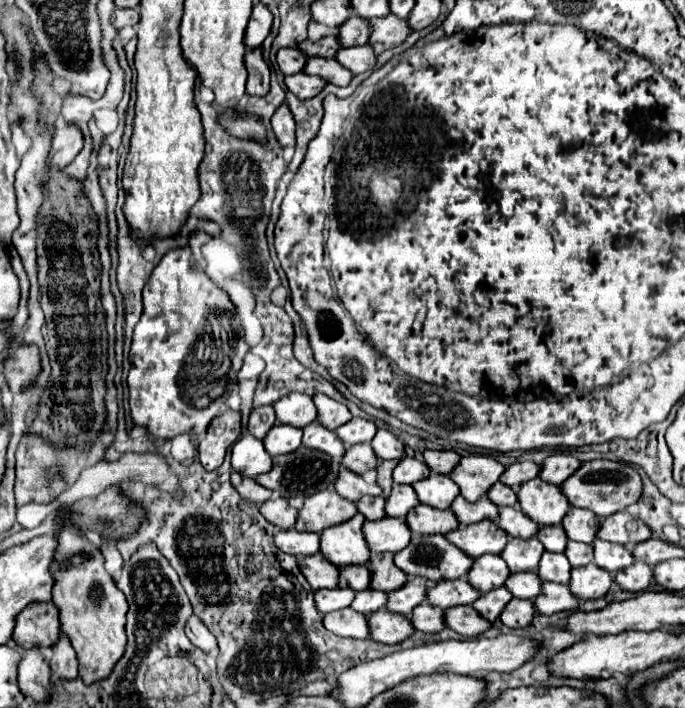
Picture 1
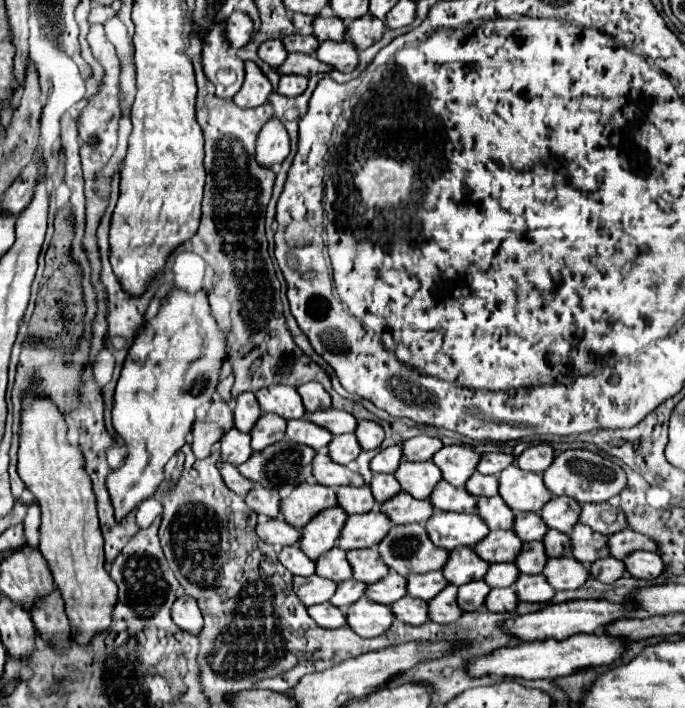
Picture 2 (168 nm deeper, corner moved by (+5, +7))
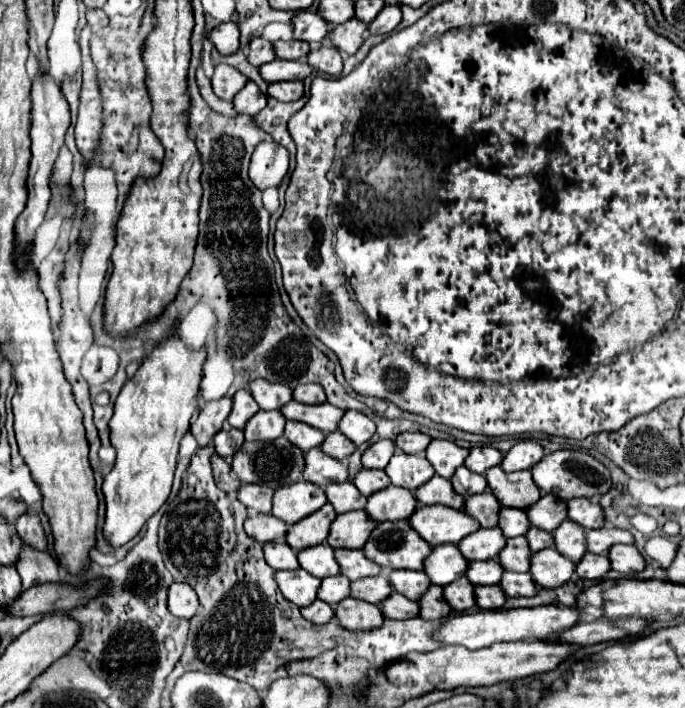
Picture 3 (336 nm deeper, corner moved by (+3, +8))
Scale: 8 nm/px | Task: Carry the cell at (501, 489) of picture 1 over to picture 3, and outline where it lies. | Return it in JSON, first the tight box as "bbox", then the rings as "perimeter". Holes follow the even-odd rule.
{"bbox":[450,466,488,496],"perimeter":[[[462,466],[456,476],[452,476],[450,480],[456,488],[456,492],[460,496],[474,496],[474,494],[482,494],[488,488],[488,482],[482,474],[474,474],[470,472],[466,466]]]}

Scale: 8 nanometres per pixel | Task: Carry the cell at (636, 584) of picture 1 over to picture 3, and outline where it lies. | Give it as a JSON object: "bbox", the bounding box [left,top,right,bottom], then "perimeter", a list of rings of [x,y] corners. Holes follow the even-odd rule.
{"bbox":[576,554,612,580],"perimeter":[[[586,554],[580,564],[576,564],[576,572],[584,580],[602,580],[612,570],[608,556],[602,554]]]}

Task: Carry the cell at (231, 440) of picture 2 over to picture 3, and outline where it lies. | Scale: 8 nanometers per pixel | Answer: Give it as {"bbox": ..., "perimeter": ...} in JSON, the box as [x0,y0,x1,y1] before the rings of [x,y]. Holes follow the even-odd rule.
{"bbox":[214,426,244,460],"perimeter":[[[224,426],[216,436],[214,436],[214,446],[216,446],[216,452],[230,460],[238,450],[240,446],[244,444],[244,434],[242,430],[236,430],[232,426]]]}

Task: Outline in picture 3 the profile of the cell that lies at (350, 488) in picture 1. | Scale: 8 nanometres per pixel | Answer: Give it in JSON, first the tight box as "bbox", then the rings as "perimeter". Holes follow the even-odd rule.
{"bbox":[304,448,350,486],"perimeter":[[[312,448],[304,454],[306,458],[306,468],[304,468],[304,480],[318,484],[318,486],[328,486],[332,482],[346,482],[350,480],[348,466],[340,460],[334,460],[322,452],[322,448]]]}

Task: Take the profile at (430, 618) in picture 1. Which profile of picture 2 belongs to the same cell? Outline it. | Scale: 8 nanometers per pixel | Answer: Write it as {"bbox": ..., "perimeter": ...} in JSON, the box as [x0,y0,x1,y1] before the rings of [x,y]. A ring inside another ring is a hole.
{"bbox":[390,595,428,625],"perimeter":[[[410,595],[398,599],[390,607],[396,613],[396,619],[400,619],[402,623],[422,625],[422,623],[428,621],[428,603],[426,601],[418,601],[418,599],[410,597]]]}

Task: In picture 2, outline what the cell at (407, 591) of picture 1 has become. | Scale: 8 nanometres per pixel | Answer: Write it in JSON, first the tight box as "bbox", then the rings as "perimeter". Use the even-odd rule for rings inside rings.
{"bbox":[364,573,406,605],"perimeter":[[[398,573],[386,575],[382,581],[376,581],[366,587],[364,597],[370,601],[376,601],[380,605],[392,605],[400,597],[406,595],[406,579]]]}

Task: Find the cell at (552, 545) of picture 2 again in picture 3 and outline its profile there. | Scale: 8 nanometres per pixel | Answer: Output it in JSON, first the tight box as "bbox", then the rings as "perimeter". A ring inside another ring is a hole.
{"bbox":[526,526,554,552],"perimeter":[[[536,526],[530,528],[530,532],[528,532],[526,538],[528,538],[528,542],[530,542],[532,552],[540,552],[540,550],[544,550],[544,548],[552,548],[552,546],[554,546],[552,534],[548,534],[548,532],[544,532],[542,528],[536,528]]]}

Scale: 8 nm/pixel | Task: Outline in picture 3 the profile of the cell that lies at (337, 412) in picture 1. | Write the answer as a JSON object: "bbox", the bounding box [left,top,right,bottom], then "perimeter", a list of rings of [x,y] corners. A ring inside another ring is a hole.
{"bbox":[294,384,326,404],"perimeter":[[[304,384],[294,388],[294,400],[304,402],[304,404],[324,404],[326,394],[320,384]]]}

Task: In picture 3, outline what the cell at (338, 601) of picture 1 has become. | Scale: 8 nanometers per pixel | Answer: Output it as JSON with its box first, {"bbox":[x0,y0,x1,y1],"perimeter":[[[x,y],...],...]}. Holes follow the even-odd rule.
{"bbox":[276,568,322,608],"perimeter":[[[300,568],[290,572],[276,572],[276,582],[284,592],[284,596],[302,608],[316,600],[322,580]]]}

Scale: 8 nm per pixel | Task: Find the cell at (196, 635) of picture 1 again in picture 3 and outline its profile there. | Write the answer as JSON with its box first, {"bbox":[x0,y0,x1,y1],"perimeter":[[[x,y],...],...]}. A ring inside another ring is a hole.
{"bbox":[168,582,200,620],"perimeter":[[[174,582],[168,588],[168,610],[174,616],[184,618],[184,620],[190,620],[196,614],[198,606],[200,606],[198,596],[196,596],[196,592],[188,584]]]}

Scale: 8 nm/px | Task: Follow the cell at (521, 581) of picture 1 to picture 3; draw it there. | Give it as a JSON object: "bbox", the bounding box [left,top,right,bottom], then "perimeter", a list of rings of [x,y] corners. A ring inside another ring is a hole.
{"bbox":[466,558,504,584],"perimeter":[[[496,558],[484,560],[484,562],[470,562],[470,568],[466,572],[472,584],[500,584],[502,574],[504,574],[504,568]]]}

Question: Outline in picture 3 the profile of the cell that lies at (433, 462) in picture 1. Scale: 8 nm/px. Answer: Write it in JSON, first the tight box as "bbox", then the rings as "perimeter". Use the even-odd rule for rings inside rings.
{"bbox":[394,432,432,454],"perimeter":[[[402,432],[394,442],[404,454],[418,454],[418,452],[424,452],[428,448],[432,438],[422,434],[422,432],[414,432],[414,434],[412,432]]]}

